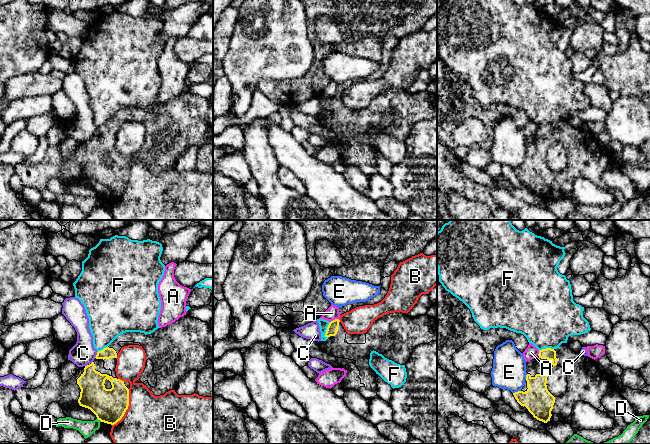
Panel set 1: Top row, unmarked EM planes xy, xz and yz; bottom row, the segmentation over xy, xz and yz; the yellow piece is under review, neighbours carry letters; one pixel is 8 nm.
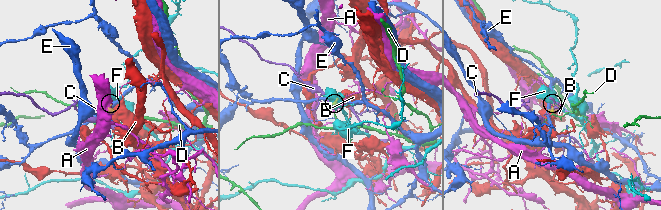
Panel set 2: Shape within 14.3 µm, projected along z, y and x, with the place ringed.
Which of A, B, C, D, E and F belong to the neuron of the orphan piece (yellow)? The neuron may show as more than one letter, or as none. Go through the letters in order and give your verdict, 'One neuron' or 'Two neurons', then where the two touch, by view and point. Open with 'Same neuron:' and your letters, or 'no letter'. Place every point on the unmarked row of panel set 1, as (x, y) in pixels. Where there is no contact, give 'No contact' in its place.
Same neuron: no letter
A: Two neurons. Touches yellow at xz (335, 95)
B: Two neurons. Touches yellow at xy (127, 184)
C: Two neurons. Touches yellow at xy (97, 130)
D: Two neurons. Touches yellow at xy (99, 195)
E: Two neurons. Touches yellow at yz (516, 168)
F: Two neurons. Touches yellow at xz (326, 106)

